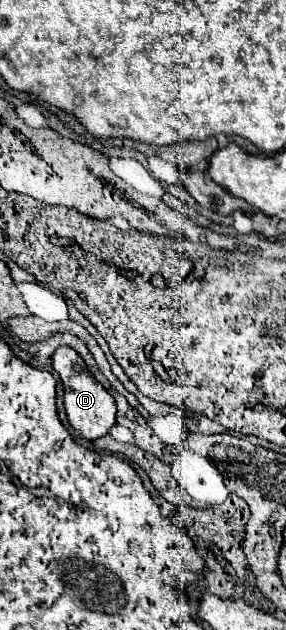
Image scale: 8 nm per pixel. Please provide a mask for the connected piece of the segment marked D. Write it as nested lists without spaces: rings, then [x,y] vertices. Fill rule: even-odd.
[[[61,346],[53,354],[53,368],[57,370],[61,382],[63,382],[63,400],[65,400],[65,412],[69,418],[69,424],[87,440],[95,440],[109,432],[109,428],[115,424],[115,400],[113,396],[93,378],[93,374],[87,370],[83,358],[77,356],[73,348]]]

